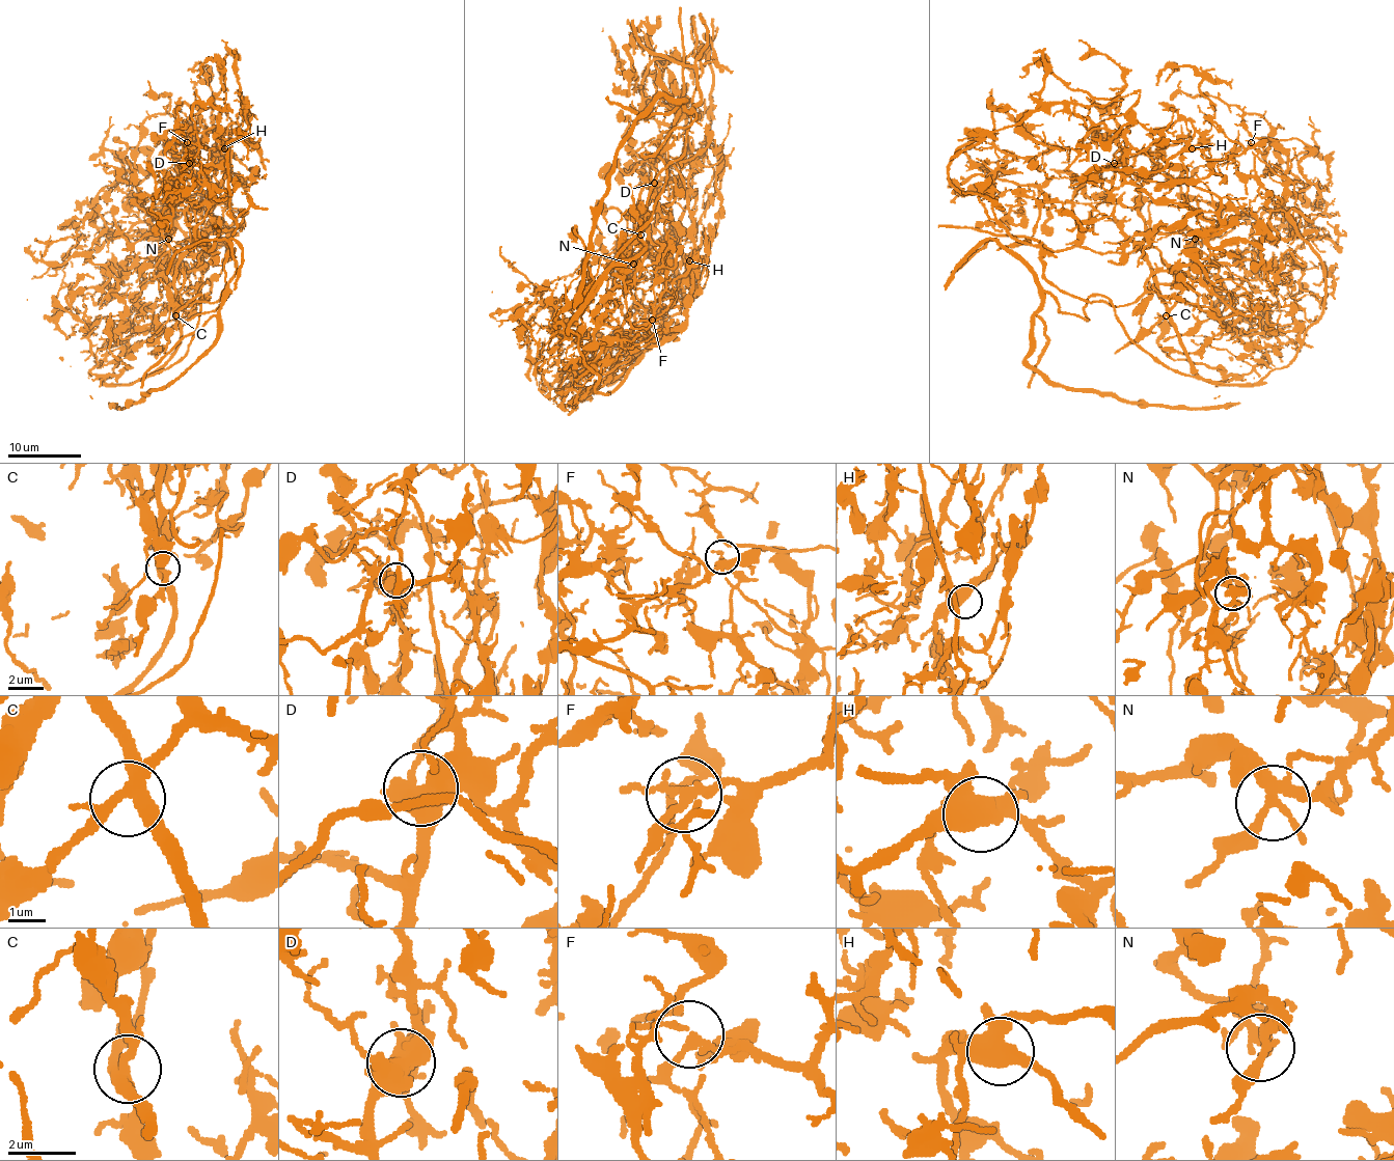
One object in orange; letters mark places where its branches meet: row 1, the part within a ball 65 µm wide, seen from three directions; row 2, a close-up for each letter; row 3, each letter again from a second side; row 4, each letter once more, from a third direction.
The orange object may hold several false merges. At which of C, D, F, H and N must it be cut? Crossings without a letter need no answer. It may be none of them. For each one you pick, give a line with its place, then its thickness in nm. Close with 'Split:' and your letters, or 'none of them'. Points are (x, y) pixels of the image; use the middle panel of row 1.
Split: none of them

